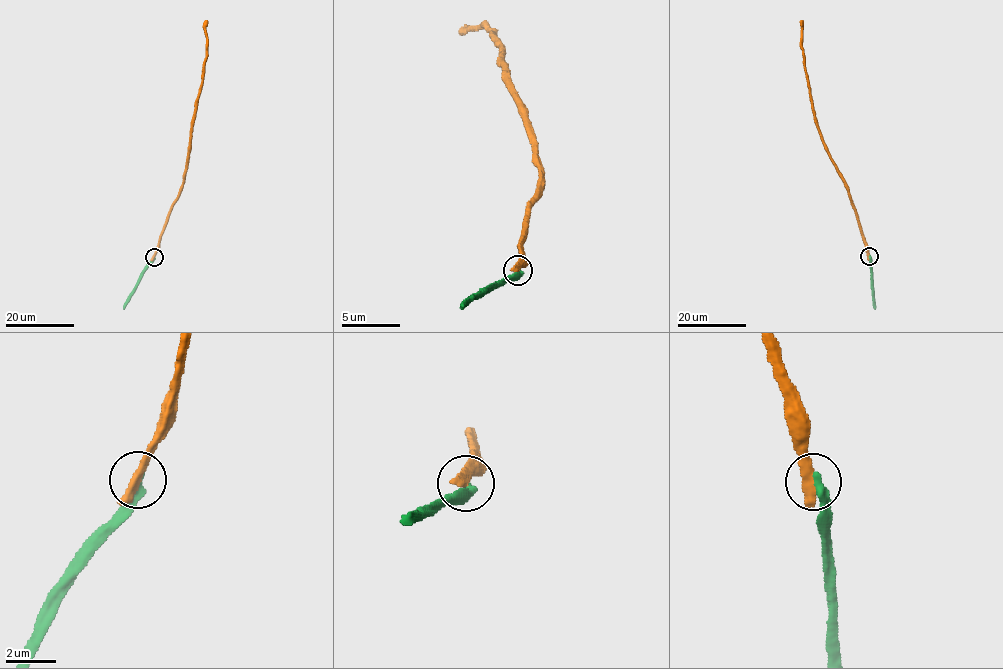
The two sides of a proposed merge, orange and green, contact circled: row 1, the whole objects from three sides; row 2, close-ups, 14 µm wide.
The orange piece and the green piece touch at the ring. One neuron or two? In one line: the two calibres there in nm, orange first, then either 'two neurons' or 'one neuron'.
480 nm thick on the orange side, 380 nm on the other; two neurons

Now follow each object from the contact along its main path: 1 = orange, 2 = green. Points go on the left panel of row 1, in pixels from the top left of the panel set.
1: (153, 256), (181, 187), (202, 83), (206, 20)
2: (153, 256), (123, 309)

